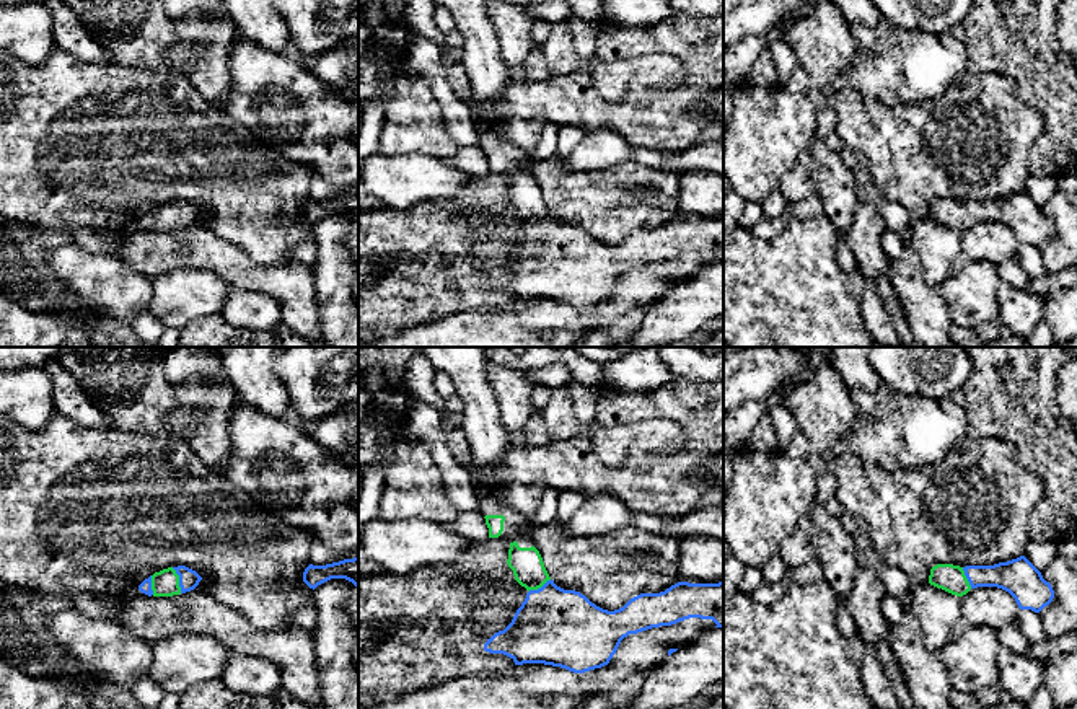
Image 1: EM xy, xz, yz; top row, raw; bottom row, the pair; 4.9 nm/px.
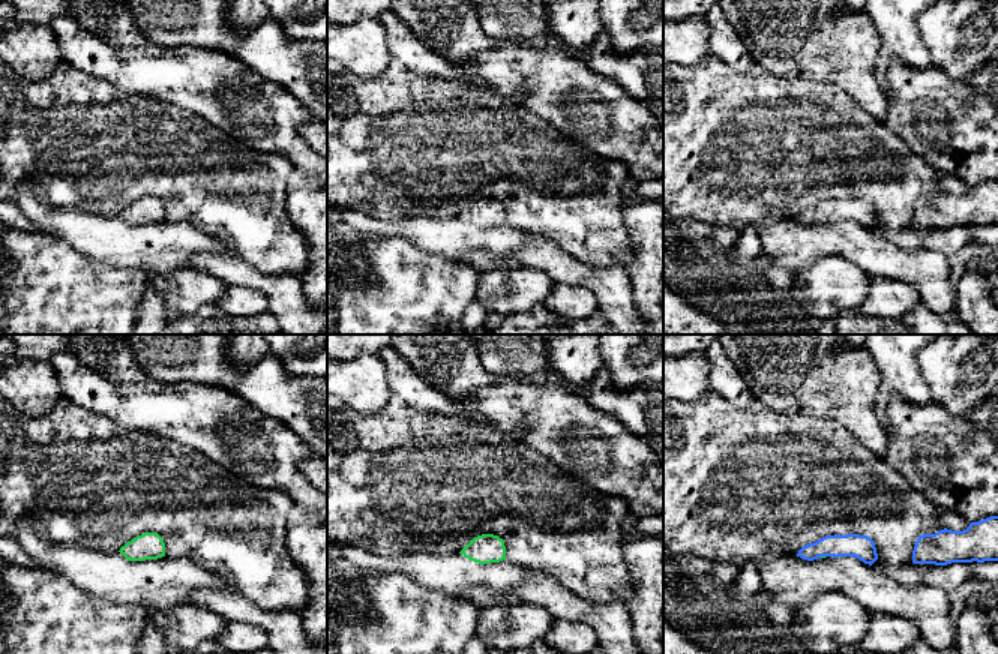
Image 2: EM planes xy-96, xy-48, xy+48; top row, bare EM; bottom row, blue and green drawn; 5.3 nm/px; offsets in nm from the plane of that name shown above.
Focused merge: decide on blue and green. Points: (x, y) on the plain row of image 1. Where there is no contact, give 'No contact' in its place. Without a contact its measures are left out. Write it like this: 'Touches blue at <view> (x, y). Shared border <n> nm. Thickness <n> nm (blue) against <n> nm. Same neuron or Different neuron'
Touches blue at xy (180, 215). Shared border 140 nm. Thickness 100 nm (blue) against 130 nm. Same neuron

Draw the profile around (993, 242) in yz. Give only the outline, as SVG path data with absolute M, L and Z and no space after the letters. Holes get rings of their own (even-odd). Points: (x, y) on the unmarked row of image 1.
M997 222L971 223L961 231L961 253L956 256L950 275L960 274L968 264L989 261L1000 266L1018 251L1015 233Z

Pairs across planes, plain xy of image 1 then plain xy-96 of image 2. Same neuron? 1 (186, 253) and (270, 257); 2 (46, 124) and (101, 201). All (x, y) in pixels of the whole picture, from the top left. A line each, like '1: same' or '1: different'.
1: different
2: same

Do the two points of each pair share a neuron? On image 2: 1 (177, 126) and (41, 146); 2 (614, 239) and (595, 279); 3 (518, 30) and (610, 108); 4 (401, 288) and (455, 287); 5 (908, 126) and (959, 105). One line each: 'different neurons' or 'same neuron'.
1: same neuron
2: different neurons
3: different neurons
4: same neuron
5: same neuron

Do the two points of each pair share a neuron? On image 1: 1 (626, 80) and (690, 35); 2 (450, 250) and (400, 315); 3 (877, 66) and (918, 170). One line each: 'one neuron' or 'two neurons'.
1: two neurons
2: one neuron
3: two neurons

